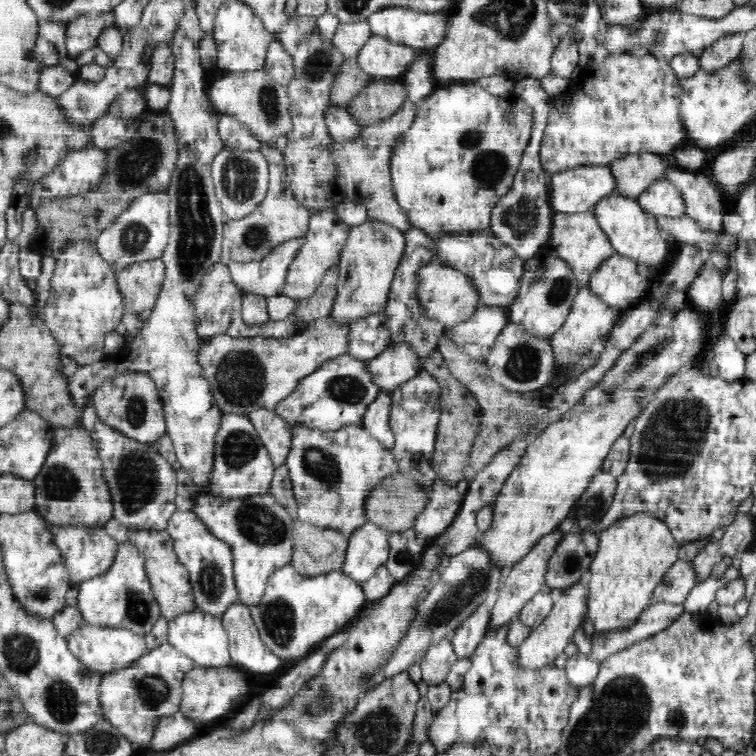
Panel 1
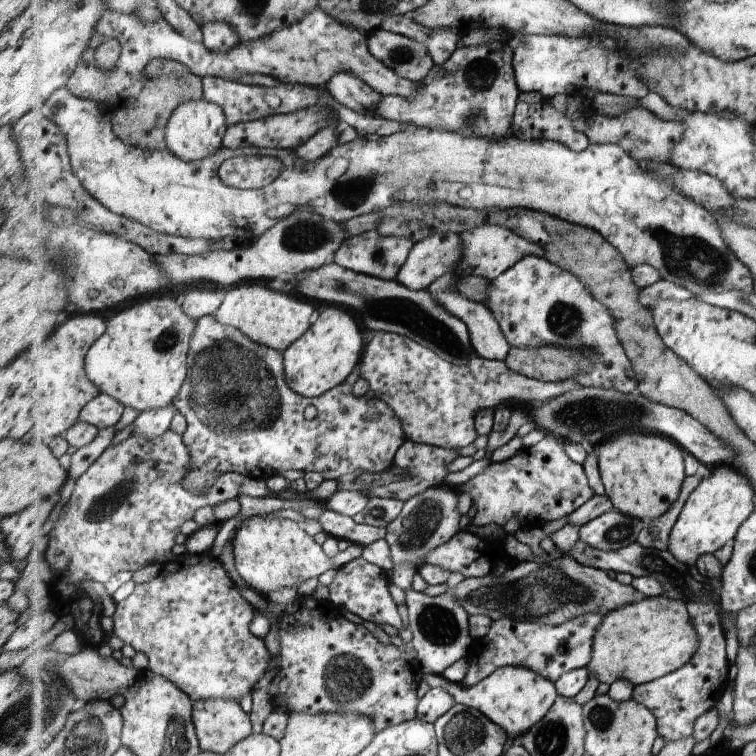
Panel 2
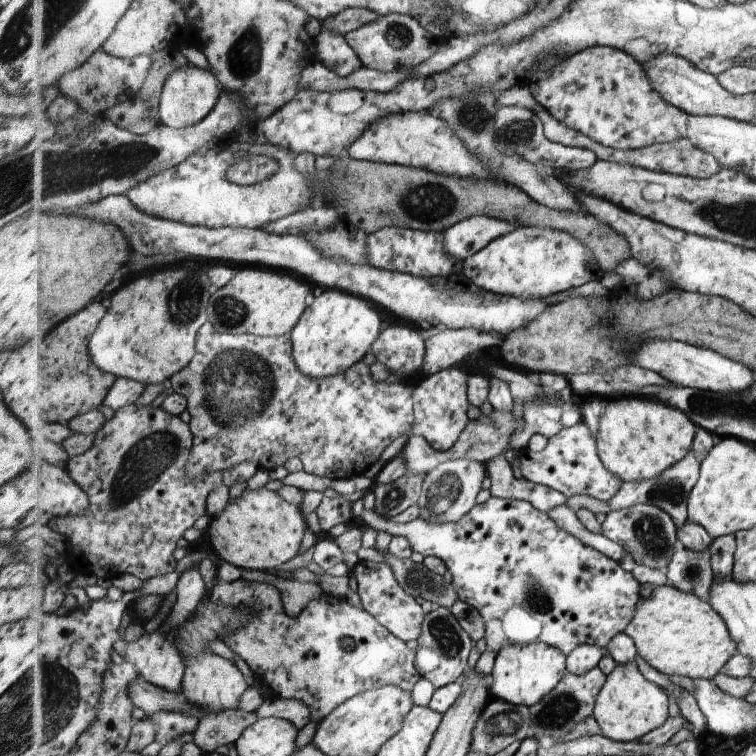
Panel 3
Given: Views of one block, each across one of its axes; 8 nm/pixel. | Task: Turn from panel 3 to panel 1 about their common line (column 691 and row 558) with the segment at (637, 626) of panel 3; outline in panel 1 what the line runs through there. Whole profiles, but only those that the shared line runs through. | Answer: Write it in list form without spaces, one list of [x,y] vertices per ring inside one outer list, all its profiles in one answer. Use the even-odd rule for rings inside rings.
[[[647,512],[616,518],[609,526],[600,529],[597,551],[586,576],[589,585],[586,616],[595,625],[595,632],[632,626],[636,616],[652,604],[654,588],[679,559],[680,547],[668,525]]]

